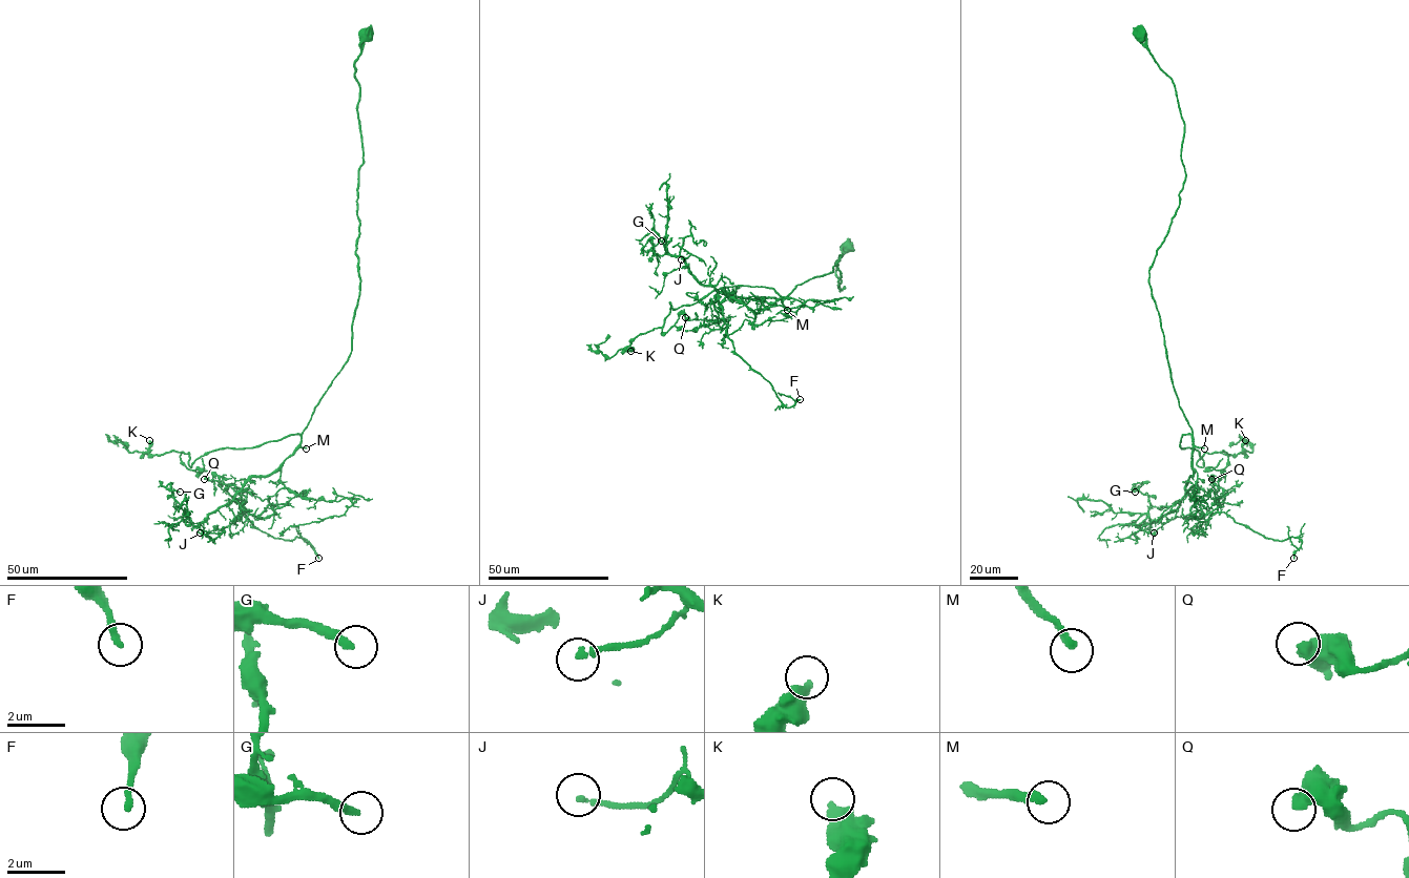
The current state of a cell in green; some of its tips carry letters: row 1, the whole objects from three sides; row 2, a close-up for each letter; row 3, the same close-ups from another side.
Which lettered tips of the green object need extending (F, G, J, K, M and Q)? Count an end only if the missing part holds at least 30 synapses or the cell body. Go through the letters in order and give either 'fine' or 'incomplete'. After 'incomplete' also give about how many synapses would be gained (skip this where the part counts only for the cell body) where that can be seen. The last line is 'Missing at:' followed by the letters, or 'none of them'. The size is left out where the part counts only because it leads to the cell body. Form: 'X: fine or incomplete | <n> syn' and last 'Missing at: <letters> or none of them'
F: fine
G: fine
J: fine
K: fine
M: incomplete | 120 syn
Q: fine
Missing at: M

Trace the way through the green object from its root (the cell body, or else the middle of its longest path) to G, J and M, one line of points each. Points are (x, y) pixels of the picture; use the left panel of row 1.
G: (367, 34), (354, 63), (363, 163), (350, 355), (273, 473), (253, 475), (195, 525), (170, 489), (180, 492)
J: (367, 34), (354, 63), (363, 163), (350, 355), (298, 447), (273, 473), (253, 475), (200, 532)
M: (367, 34), (354, 63), (363, 163), (355, 251), (359, 294), (351, 352), (302, 434), (301, 446), (306, 448)

